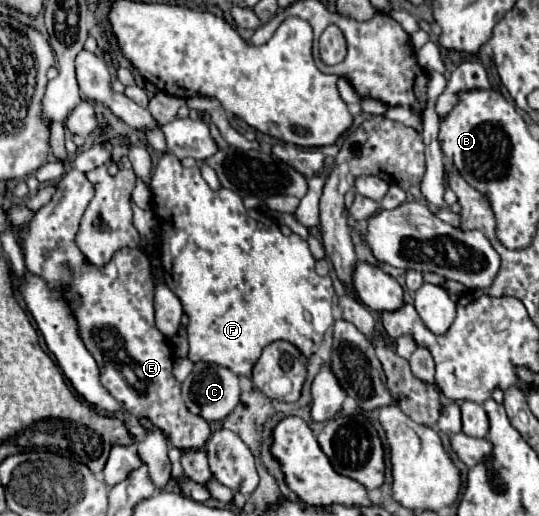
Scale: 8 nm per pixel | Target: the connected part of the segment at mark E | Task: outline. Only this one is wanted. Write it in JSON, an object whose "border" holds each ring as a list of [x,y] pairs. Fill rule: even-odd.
{"border":[[[70,170],[58,180],[52,200],[39,210],[34,210],[32,226],[28,226],[28,244],[20,242],[22,252],[24,252],[26,270],[30,274],[42,278],[46,282],[48,290],[62,292],[62,300],[68,304],[72,316],[76,318],[78,334],[80,334],[84,346],[98,362],[102,386],[120,404],[124,404],[124,408],[130,414],[134,414],[138,418],[148,418],[154,426],[166,430],[172,438],[172,446],[176,446],[180,450],[204,448],[204,444],[210,436],[210,426],[202,416],[196,416],[186,408],[186,404],[180,396],[180,382],[172,374],[172,364],[174,364],[172,348],[168,344],[168,338],[154,324],[154,282],[150,278],[150,262],[148,262],[146,254],[140,248],[136,248],[136,250],[120,248],[120,250],[116,250],[116,254],[112,256],[112,260],[108,264],[94,266],[86,260],[86,256],[82,254],[82,250],[76,244],[80,220],[82,220],[82,214],[84,214],[86,206],[90,204],[92,196],[94,196],[94,186],[78,170]]]}

